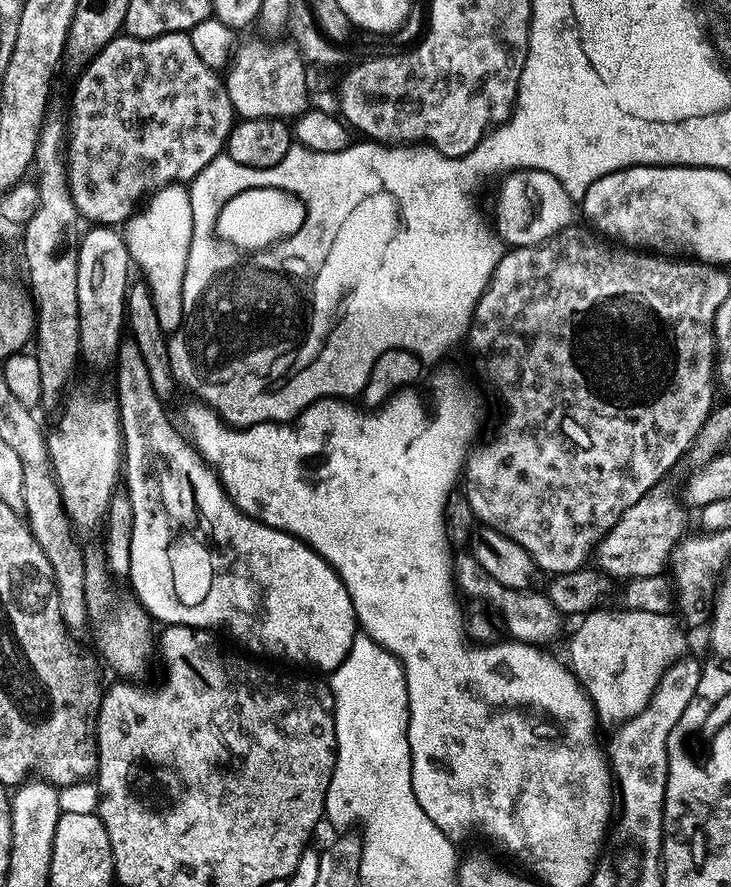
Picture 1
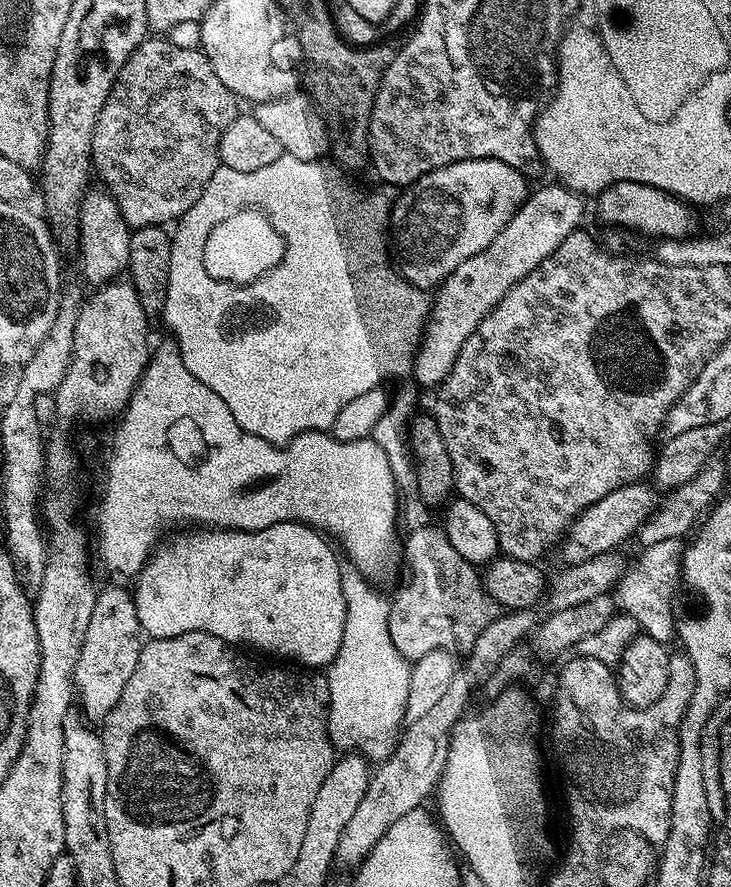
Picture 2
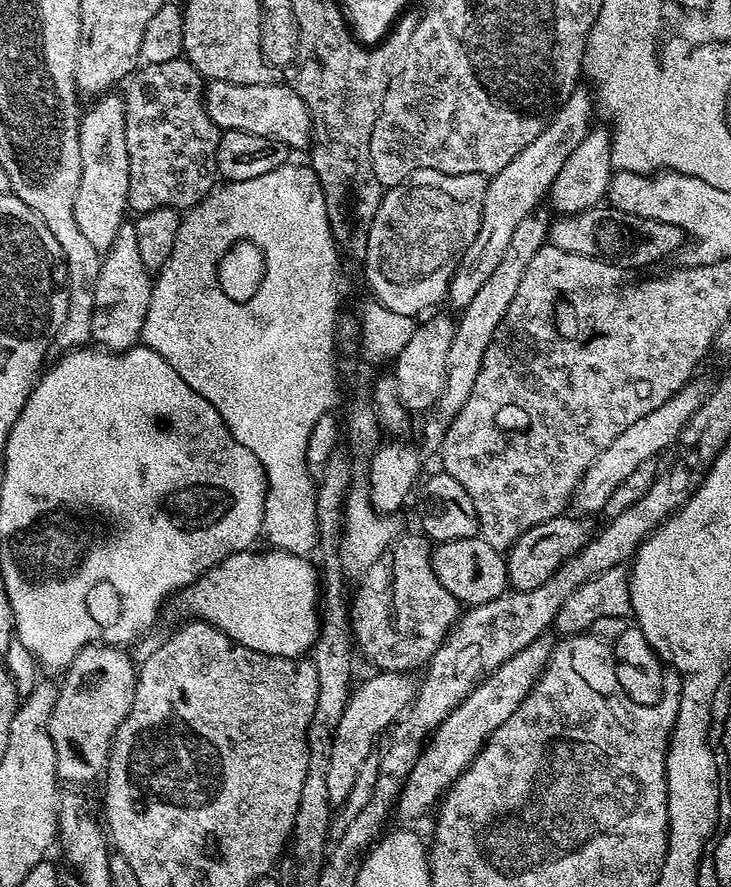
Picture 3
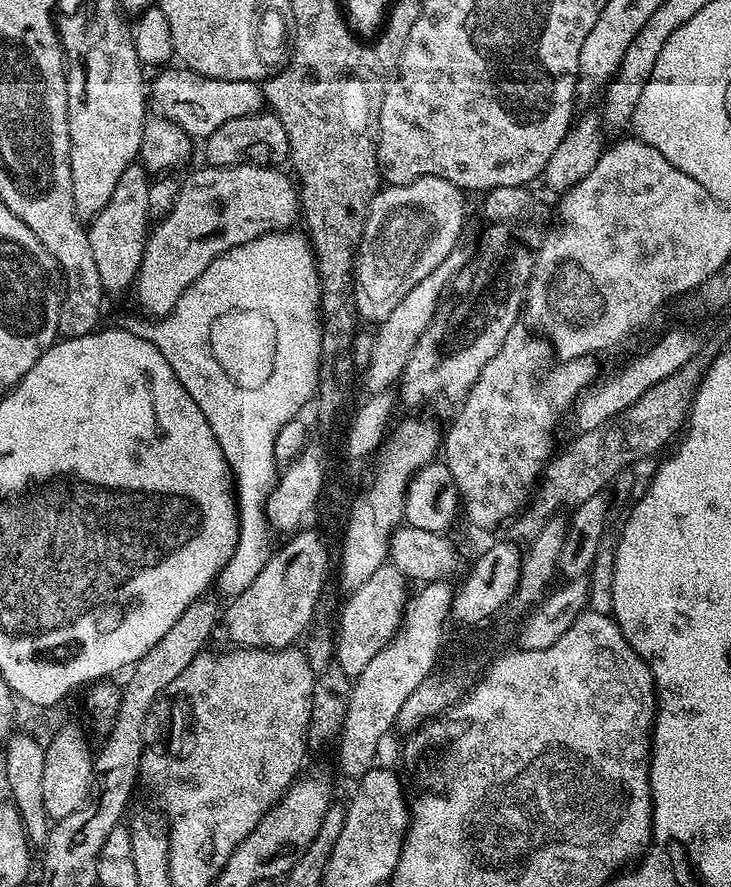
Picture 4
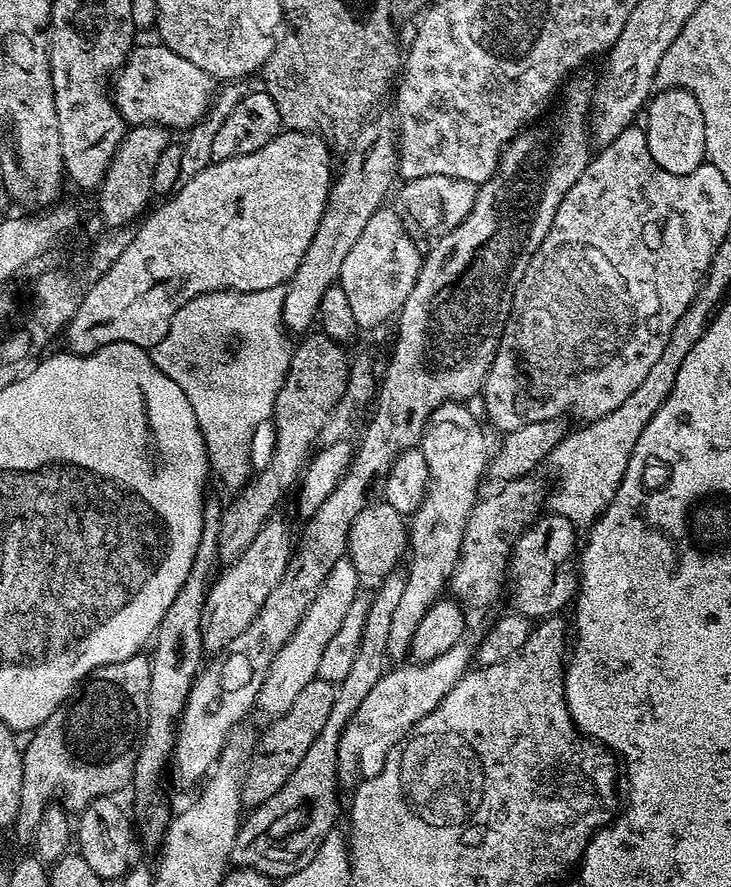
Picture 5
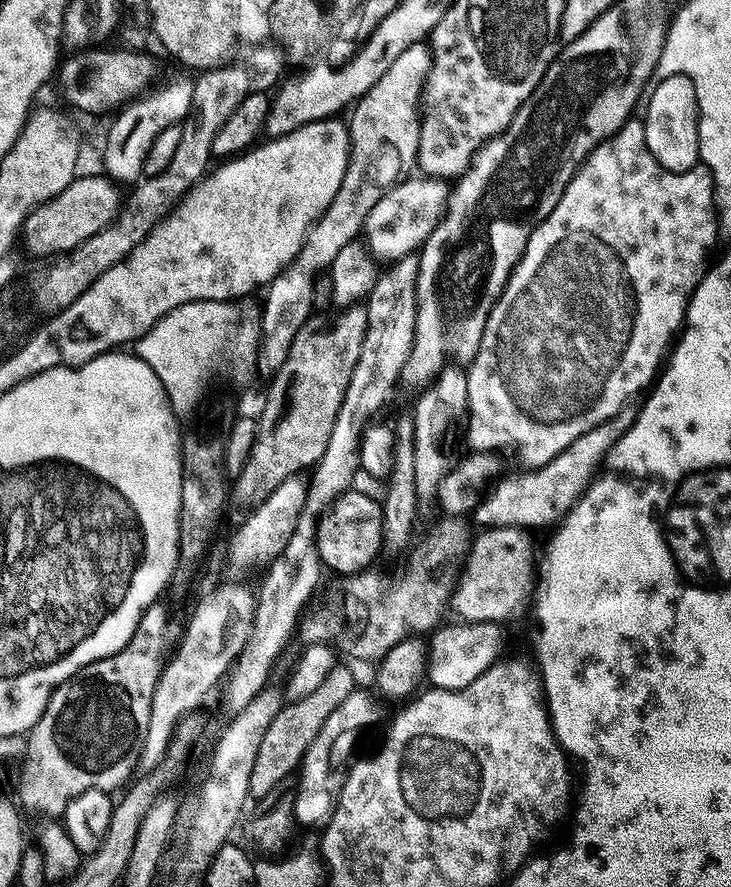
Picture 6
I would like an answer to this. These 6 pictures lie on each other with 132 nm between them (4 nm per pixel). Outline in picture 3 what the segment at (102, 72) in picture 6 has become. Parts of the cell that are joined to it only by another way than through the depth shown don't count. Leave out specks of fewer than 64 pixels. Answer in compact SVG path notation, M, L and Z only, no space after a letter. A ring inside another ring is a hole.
M208 80L204 89L204 109L225 132L242 130L262 134L262 138L278 138L290 150L307 149L312 142L312 119L306 102L283 82L274 84L235 84L221 80Z

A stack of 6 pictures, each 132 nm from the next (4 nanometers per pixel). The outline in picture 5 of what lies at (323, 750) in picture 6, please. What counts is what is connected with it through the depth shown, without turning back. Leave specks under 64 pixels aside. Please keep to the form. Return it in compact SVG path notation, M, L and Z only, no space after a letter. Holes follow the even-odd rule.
M461 642L430 661L408 662L405 668L389 667L378 682L374 682L374 690L362 698L362 704L354 710L350 722L342 730L336 767L339 783L355 786L362 780L377 776L392 747L402 742L415 724L422 722L426 714L440 705L442 698L454 690L456 683L470 671L473 664L473 645Z

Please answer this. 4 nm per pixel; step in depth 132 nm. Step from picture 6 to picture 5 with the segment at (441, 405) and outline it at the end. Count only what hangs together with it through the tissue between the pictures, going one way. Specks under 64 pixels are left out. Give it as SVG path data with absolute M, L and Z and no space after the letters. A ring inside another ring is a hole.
M445 401L432 412L418 445L429 468L429 478L424 499L410 516L410 552L413 556L406 567L406 590L390 622L388 655L392 658L409 655L418 624L432 604L441 599L443 592L440 591L449 587L464 545L464 529L481 495L480 478L482 480L486 472L490 447L479 420L468 407L461 401Z

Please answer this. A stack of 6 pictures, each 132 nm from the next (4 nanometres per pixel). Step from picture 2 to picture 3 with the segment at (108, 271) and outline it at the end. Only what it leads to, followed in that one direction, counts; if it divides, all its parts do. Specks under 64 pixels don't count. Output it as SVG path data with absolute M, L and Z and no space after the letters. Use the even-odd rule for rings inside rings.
M105 94L89 104L92 105L83 109L78 130L82 174L78 178L78 194L74 194L74 222L78 222L78 230L82 230L90 246L103 254L111 248L114 238L118 238L118 230L126 222L130 158L126 150L123 95Z

